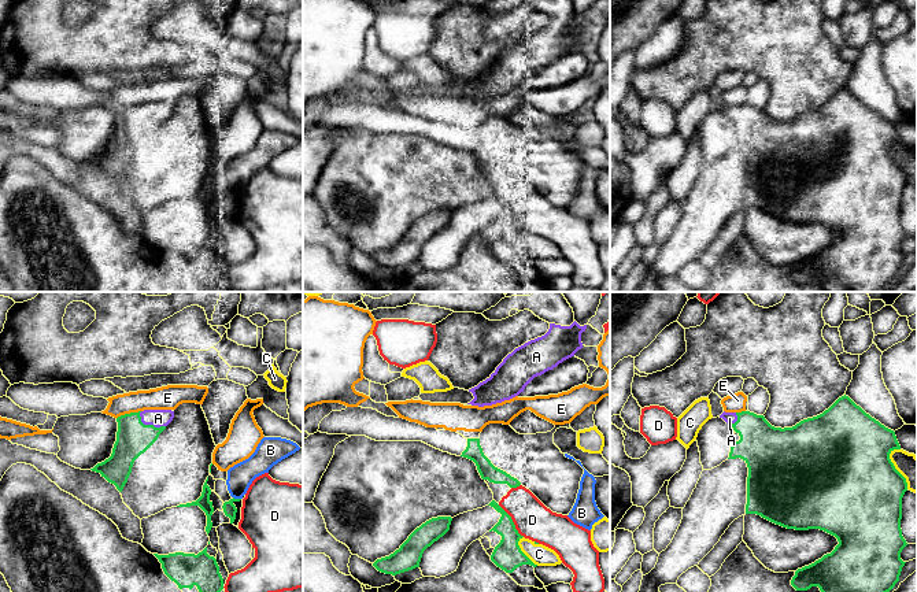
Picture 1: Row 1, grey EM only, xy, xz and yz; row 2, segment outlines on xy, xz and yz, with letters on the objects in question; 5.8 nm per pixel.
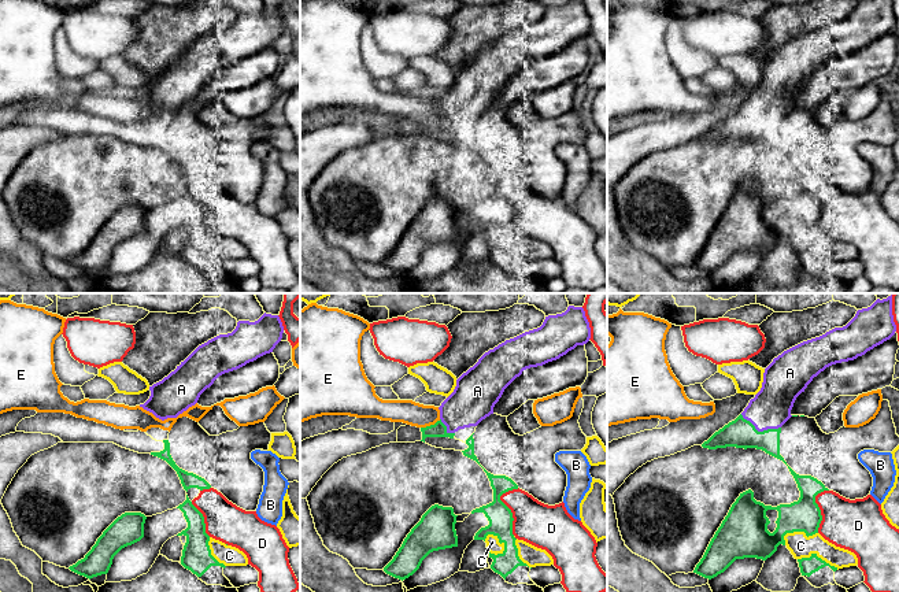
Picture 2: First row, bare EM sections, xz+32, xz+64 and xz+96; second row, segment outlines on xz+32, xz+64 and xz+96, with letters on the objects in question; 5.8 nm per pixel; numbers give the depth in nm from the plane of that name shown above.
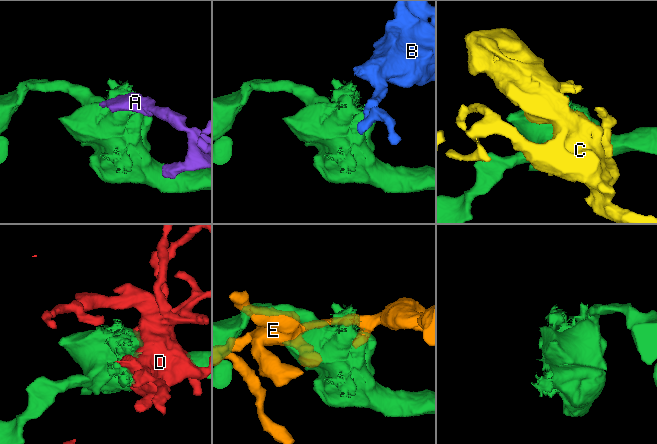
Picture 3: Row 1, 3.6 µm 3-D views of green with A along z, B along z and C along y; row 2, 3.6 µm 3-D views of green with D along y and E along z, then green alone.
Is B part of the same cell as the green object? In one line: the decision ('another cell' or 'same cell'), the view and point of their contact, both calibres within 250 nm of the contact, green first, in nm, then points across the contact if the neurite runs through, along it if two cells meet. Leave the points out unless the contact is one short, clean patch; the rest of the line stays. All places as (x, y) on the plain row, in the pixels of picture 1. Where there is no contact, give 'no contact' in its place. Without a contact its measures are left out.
another cell | xy (237, 192) | 80/150 nm

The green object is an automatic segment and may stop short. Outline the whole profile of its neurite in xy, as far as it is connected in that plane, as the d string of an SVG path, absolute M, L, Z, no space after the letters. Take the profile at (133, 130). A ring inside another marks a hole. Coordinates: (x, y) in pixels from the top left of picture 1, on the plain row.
M144 103L118 110L117 134L111 149L90 163L100 166L122 185L134 153L158 133L173 111L171 103Z

